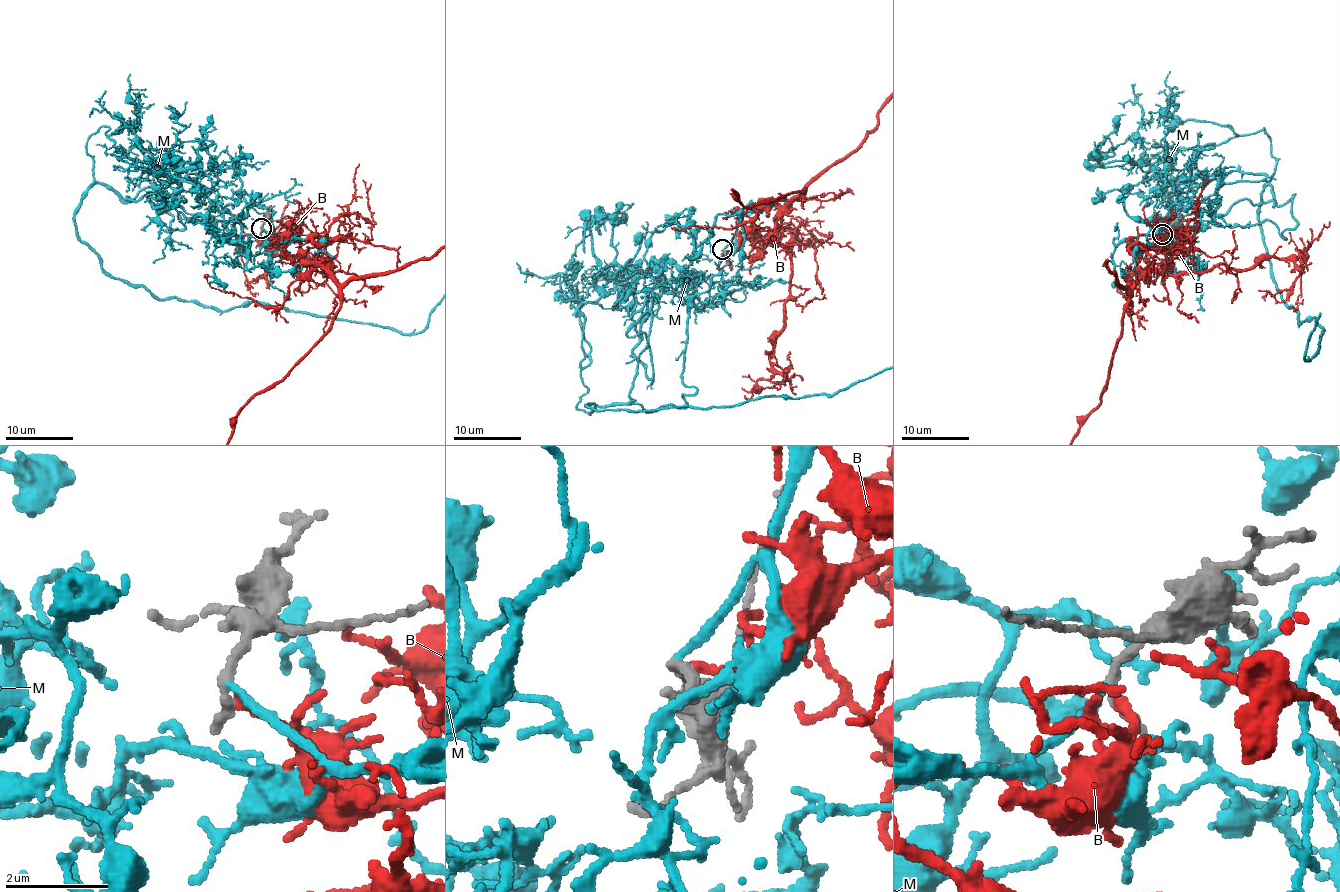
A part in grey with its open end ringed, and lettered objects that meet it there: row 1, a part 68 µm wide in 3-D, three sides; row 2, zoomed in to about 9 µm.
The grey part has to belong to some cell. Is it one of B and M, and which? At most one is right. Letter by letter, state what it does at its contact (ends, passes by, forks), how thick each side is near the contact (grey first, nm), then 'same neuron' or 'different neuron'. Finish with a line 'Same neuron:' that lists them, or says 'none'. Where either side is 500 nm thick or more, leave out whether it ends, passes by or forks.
B: it ends | 240/160 nm | different neuron
M: it ends | 280/140 nm | same neuron
Same neuron: M

